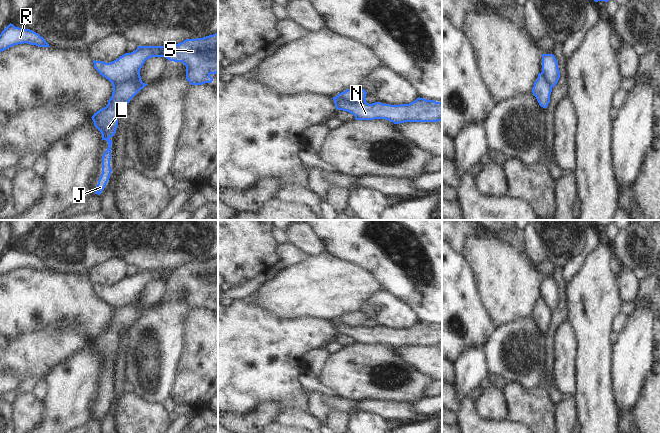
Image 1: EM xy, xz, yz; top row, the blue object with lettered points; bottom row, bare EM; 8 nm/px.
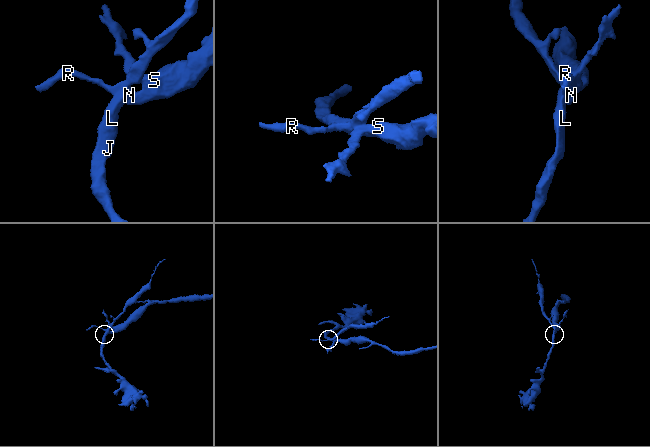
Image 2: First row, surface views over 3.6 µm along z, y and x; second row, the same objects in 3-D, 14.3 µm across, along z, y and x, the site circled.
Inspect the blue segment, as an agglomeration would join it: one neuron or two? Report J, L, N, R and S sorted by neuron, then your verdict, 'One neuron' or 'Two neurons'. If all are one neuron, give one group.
Groups: J L / N R S. Two neurons

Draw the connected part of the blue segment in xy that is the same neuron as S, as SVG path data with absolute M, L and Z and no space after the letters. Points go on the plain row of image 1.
M218 257L203 262L186 263L173 270L138 270L131 277L125 277L118 283L106 287L95 285L94 292L100 299L108 303L113 309L130 305L140 294L145 285L151 281L165 281L169 285L182 286L186 290L186 303L191 309L202 309L211 307L211 298L218 297Z

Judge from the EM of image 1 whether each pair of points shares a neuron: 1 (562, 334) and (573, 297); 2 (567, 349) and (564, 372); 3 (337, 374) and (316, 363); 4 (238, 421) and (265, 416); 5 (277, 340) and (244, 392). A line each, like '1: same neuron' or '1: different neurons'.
1: different neurons
2: same neuron
3: different neurons
4: same neuron
5: same neuron

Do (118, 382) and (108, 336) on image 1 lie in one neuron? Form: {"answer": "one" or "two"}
{"answer": "two"}

